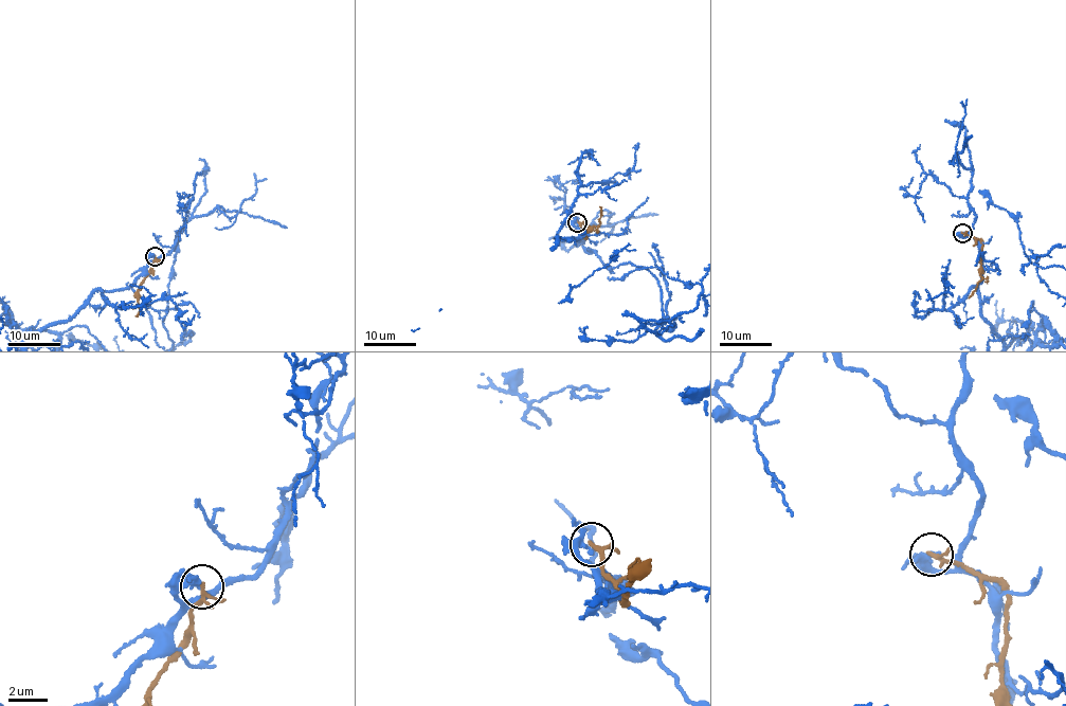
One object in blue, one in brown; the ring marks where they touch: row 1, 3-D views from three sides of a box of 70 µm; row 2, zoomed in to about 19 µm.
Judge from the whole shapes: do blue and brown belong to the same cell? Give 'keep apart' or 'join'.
keep apart

